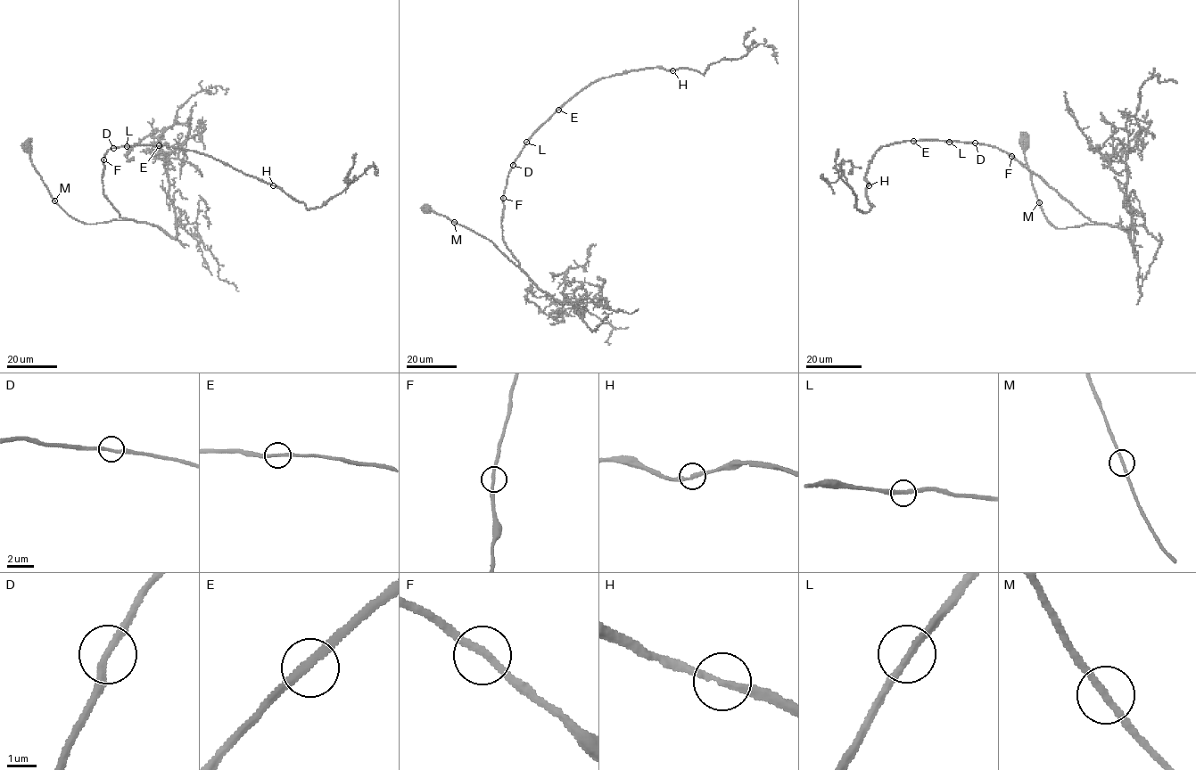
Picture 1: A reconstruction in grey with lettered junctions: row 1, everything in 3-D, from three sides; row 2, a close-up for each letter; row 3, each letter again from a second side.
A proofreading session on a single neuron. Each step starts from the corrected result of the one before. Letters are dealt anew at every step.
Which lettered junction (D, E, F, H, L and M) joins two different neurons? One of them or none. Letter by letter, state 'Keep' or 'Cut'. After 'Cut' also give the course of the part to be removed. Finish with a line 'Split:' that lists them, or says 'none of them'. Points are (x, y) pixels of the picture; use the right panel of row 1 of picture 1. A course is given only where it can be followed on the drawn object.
D: Keep
E: Keep
F: Keep
H: Keep
L: Keep
M: Keep
Split: none of them

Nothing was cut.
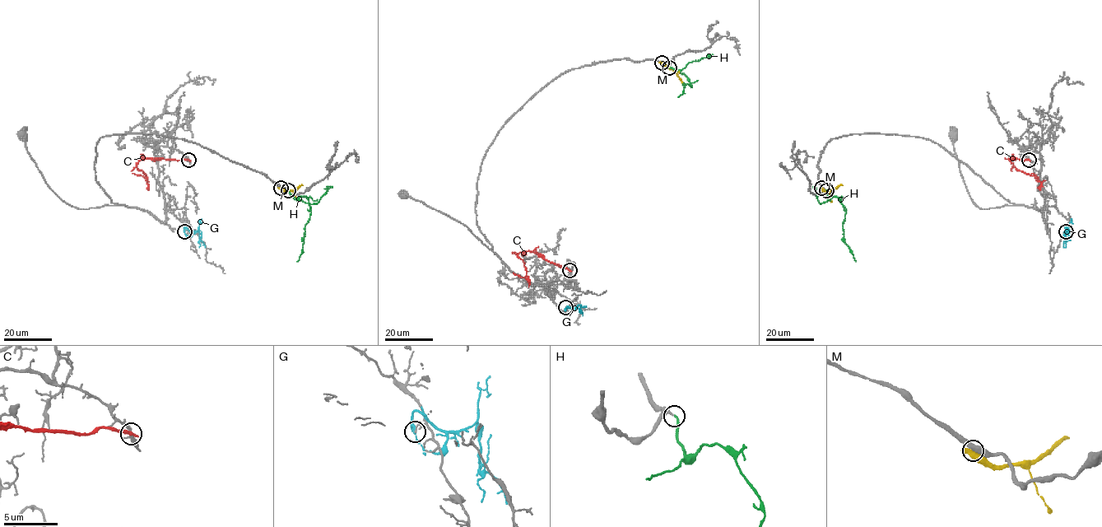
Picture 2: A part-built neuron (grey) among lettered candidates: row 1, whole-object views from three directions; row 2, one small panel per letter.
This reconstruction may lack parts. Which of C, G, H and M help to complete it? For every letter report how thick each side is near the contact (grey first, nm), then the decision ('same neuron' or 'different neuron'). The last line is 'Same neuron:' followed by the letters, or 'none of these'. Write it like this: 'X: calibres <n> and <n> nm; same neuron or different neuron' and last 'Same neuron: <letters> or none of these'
C: calibres 240 and 360 nm; different neuron
G: calibres 80 and 140 nm; different neuron
H: calibres 200 and 200 nm; same neuron
M: calibres 360 and 600 nm; different neuron
Same neuron: H

